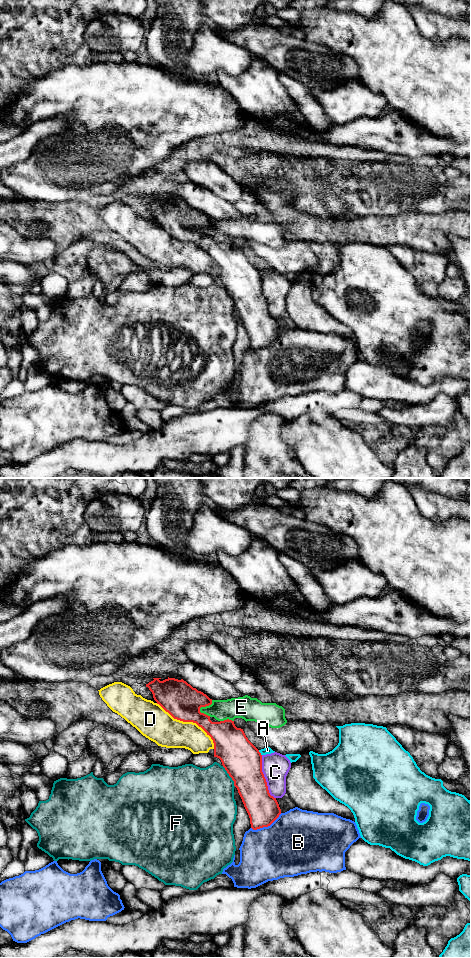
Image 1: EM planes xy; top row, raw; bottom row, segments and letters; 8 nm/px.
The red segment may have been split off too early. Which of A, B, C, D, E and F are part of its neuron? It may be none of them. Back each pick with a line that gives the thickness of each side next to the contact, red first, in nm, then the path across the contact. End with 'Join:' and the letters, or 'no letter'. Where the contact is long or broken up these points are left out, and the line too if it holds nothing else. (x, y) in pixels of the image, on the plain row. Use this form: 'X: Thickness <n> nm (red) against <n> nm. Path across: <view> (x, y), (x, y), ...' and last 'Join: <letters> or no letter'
Join: no letter

